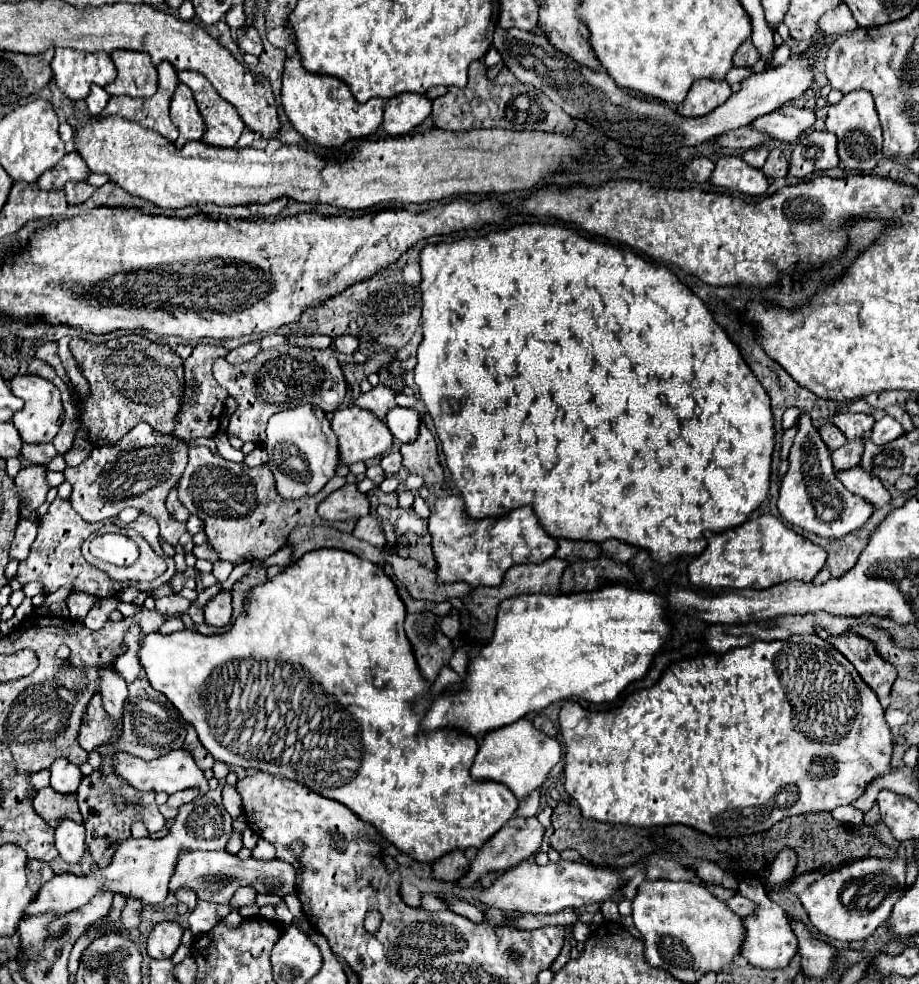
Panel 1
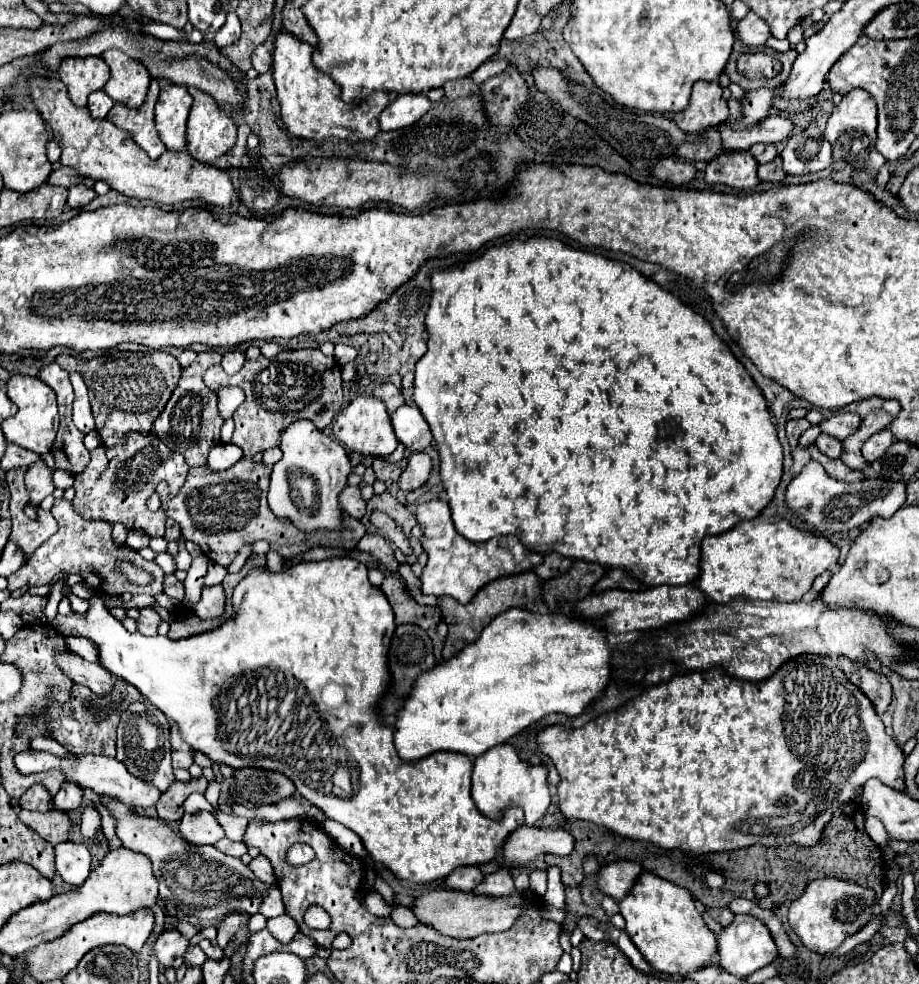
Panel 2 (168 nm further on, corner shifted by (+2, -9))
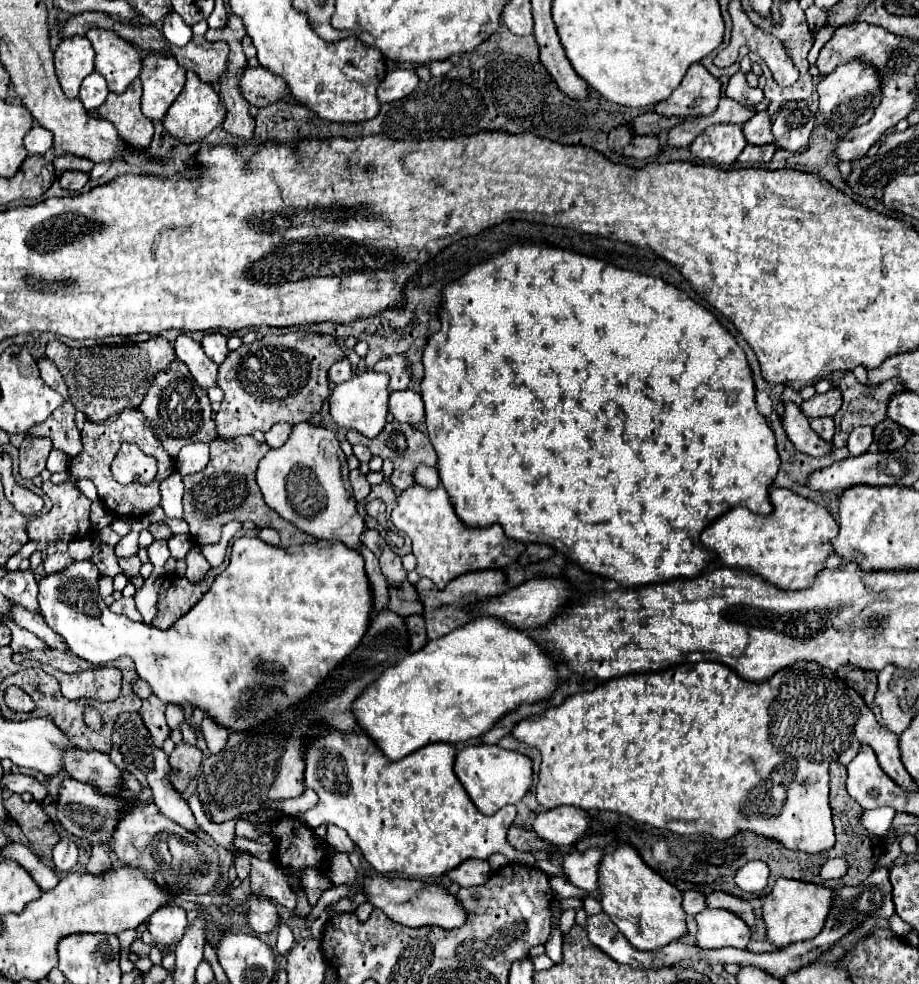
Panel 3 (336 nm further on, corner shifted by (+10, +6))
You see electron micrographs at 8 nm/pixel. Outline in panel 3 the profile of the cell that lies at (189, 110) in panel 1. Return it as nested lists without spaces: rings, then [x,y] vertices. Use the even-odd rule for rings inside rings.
[[[156,52],[146,56],[140,72],[144,88],[142,112],[146,118],[162,122],[170,104],[184,88],[184,74],[186,70],[168,54]]]

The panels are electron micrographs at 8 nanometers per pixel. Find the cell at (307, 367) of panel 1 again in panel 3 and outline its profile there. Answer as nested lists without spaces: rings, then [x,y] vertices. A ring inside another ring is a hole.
[[[302,330],[282,336],[268,334],[250,346],[242,344],[228,354],[218,370],[218,386],[224,390],[220,412],[214,418],[218,436],[238,438],[254,430],[266,432],[278,422],[298,424],[310,420],[330,396],[328,368],[344,356],[334,338]]]

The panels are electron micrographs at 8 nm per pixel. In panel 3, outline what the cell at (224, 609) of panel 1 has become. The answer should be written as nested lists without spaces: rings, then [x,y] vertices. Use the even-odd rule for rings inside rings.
[[[194,546],[188,556],[186,556],[186,564],[188,564],[188,570],[186,570],[186,578],[192,582],[192,584],[198,584],[206,578],[208,570],[210,570],[210,564],[206,562],[206,558],[200,554],[198,546]]]

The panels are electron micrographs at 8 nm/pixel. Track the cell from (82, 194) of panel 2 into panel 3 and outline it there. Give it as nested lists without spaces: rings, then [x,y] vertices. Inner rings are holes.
[[[72,170],[70,172],[62,172],[58,182],[68,192],[80,192],[84,188],[84,184],[88,182],[88,174],[84,174],[84,172],[72,172]]]

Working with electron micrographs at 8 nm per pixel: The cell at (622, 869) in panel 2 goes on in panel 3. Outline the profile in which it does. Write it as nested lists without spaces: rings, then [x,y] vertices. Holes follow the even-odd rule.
[[[588,848],[584,852],[572,850],[564,856],[562,868],[574,886],[586,892],[594,892],[598,888],[598,866],[602,862],[602,856],[602,848]]]

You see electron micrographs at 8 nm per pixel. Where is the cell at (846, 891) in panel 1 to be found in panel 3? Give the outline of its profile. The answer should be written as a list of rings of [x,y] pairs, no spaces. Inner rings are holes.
[[[780,878],[772,892],[764,898],[764,922],[768,930],[768,940],[780,948],[800,942],[800,940],[810,940],[820,934],[824,928],[824,922],[830,912],[830,904],[834,898],[834,890],[812,884],[812,882],[802,882],[802,880],[792,880],[792,878]]]

